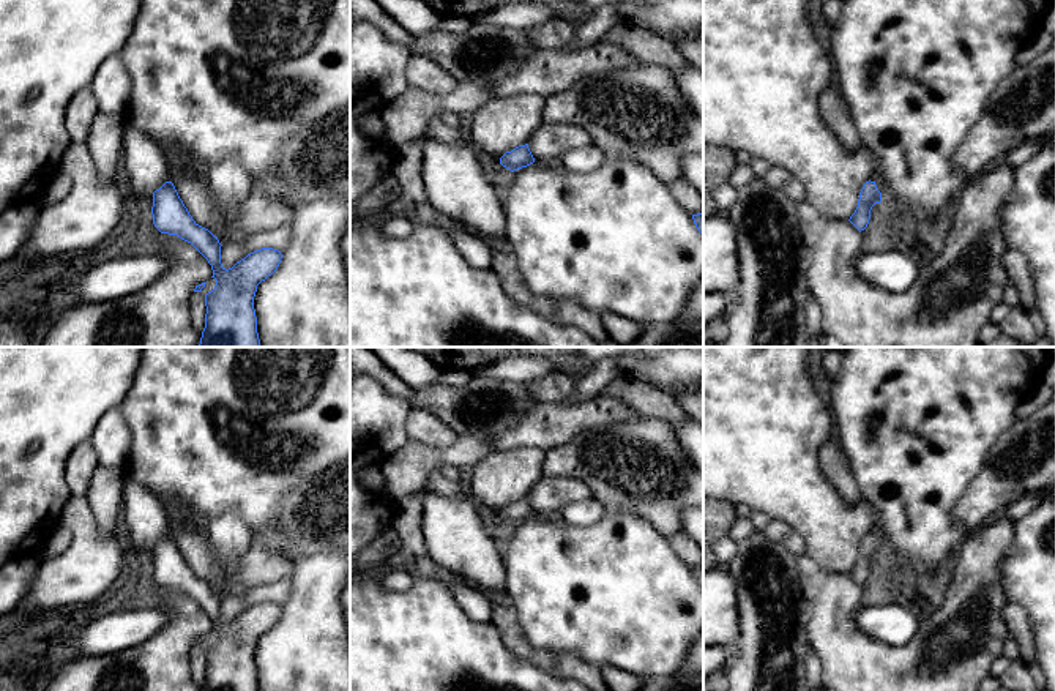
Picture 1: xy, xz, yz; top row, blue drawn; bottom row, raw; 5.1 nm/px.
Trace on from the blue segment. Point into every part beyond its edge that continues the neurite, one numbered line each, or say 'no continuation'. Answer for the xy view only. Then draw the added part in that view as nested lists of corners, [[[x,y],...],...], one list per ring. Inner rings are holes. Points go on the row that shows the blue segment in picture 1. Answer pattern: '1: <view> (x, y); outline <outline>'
no continuation

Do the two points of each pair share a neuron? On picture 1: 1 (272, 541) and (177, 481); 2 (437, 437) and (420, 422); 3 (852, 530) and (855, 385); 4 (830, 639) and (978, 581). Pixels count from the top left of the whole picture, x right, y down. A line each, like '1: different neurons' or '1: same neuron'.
1: different neurons
2: same neuron
3: different neurons
4: same neuron

